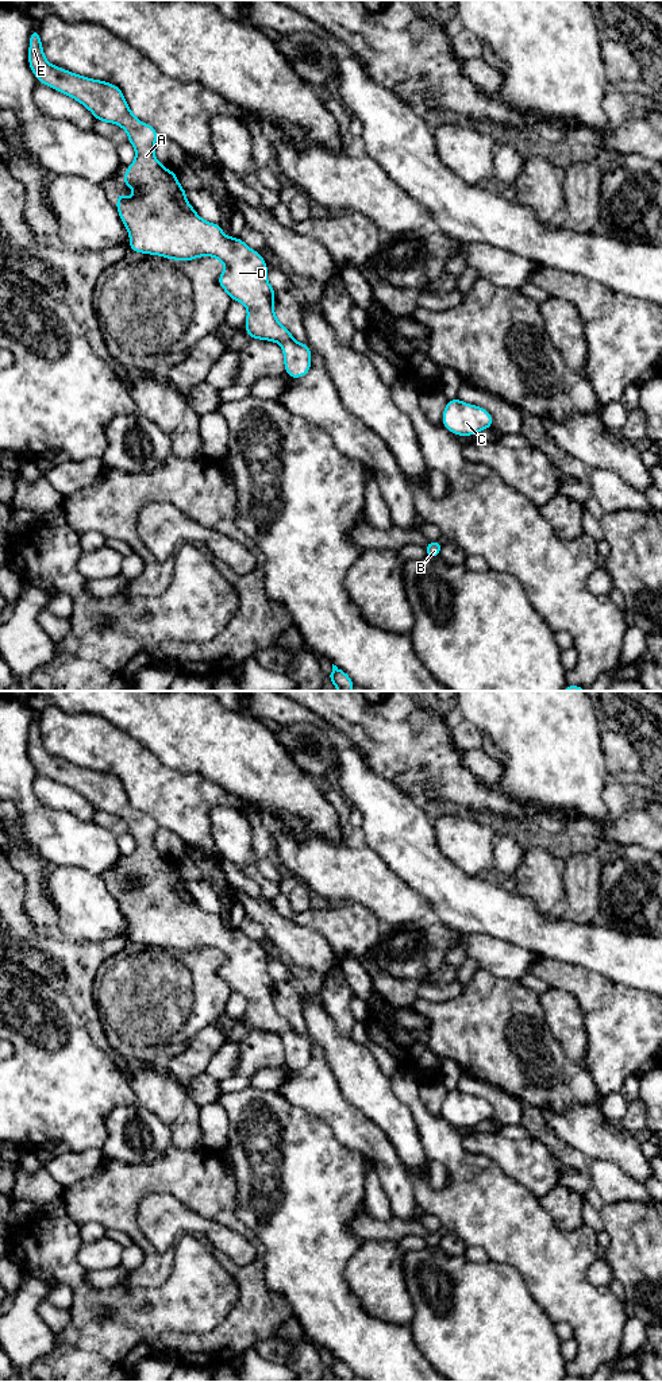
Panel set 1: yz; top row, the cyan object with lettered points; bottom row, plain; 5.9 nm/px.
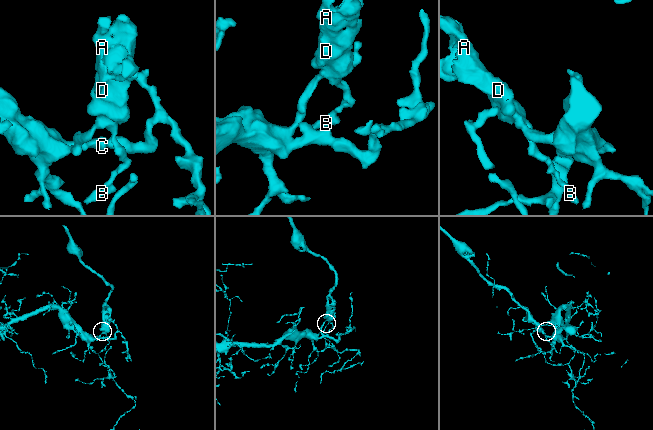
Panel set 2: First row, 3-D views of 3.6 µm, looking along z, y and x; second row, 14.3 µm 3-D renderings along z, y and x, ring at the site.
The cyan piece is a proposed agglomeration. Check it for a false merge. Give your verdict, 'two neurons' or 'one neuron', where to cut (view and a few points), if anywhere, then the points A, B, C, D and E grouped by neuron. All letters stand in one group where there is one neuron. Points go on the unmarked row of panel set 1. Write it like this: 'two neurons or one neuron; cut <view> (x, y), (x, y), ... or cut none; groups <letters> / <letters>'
two neurons; cut yz (293, 1030), (281, 1035); groups A D E / B C

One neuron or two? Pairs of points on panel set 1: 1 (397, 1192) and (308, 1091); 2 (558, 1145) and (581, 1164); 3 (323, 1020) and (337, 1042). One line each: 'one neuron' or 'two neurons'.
1: one neuron
2: one neuron
3: one neuron

